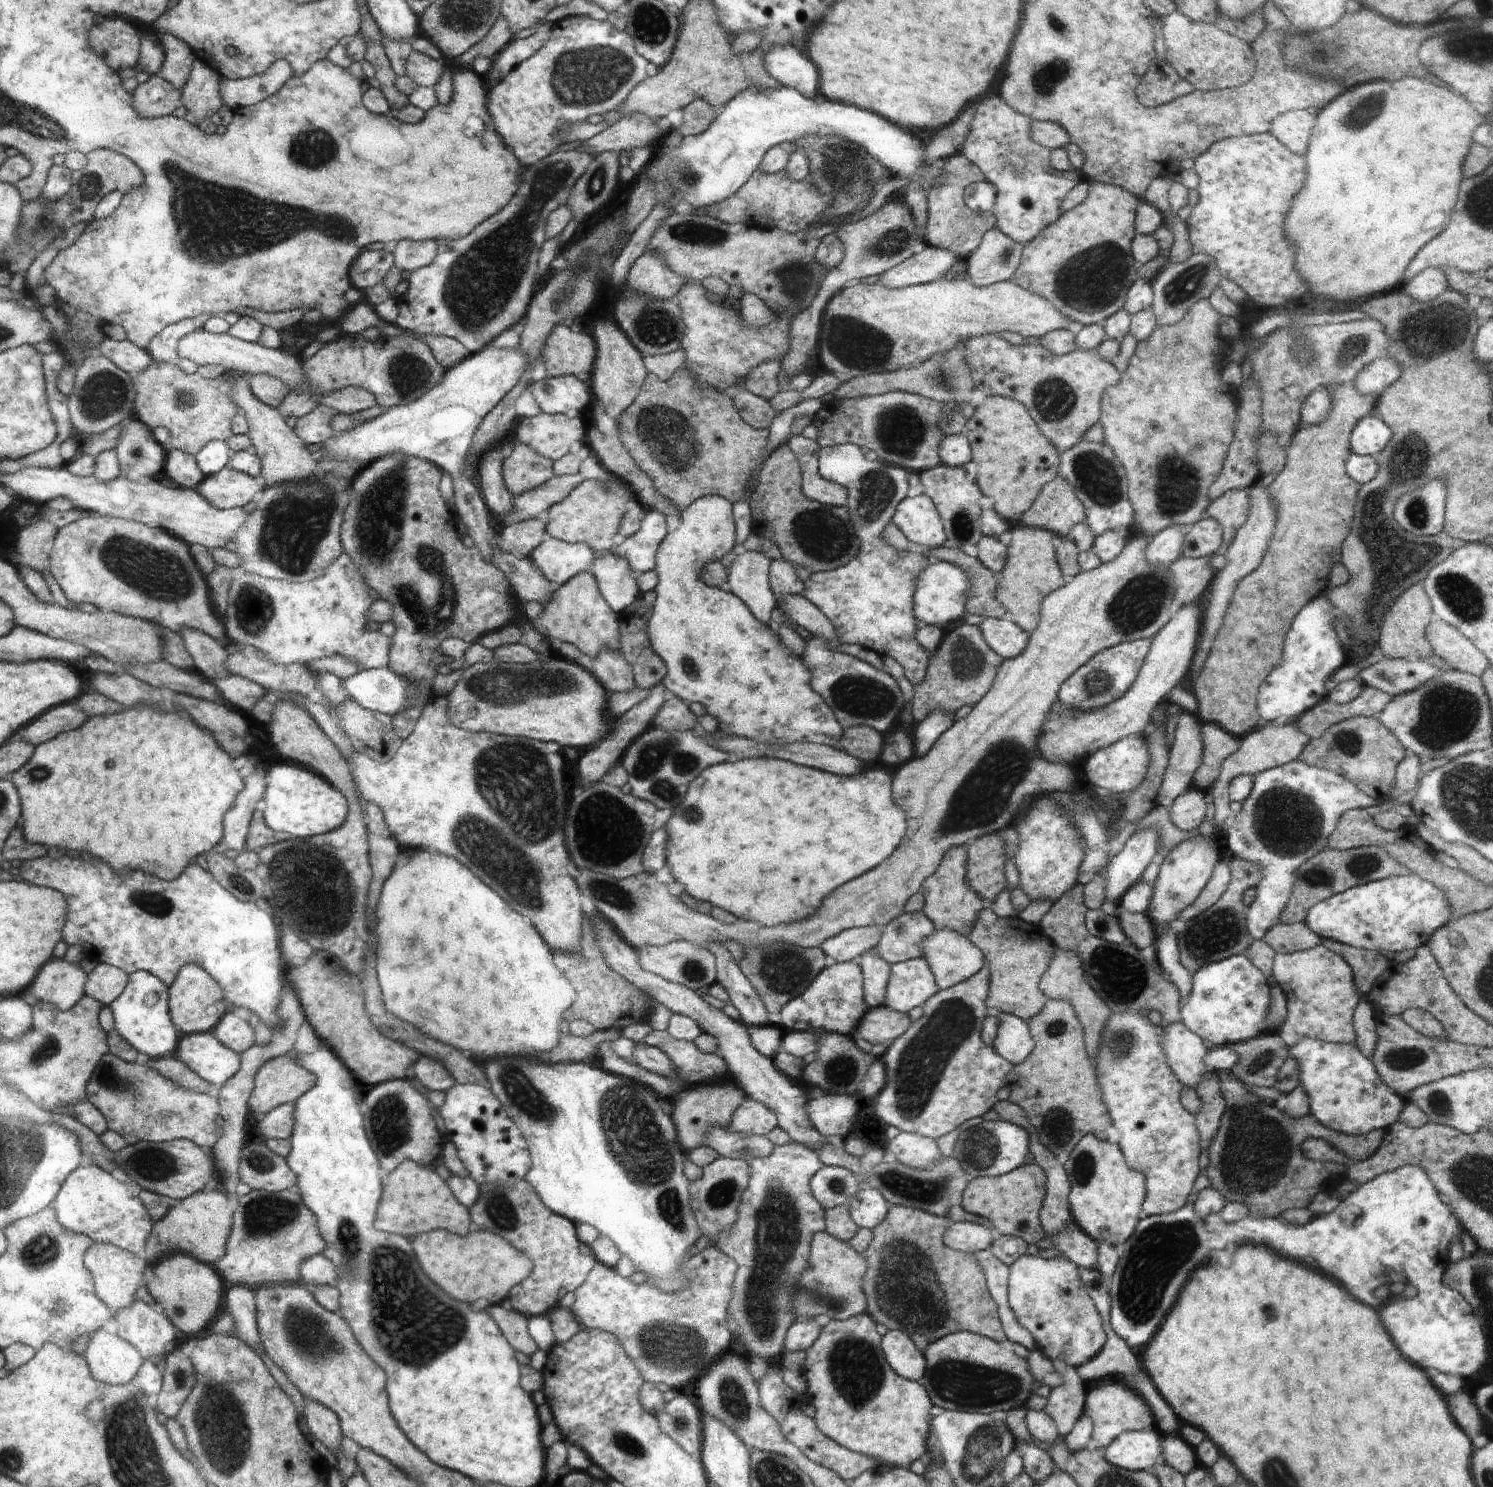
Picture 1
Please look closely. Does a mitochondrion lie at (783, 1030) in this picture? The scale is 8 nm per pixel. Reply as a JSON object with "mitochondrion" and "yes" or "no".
{"mitochondrion":"no"}

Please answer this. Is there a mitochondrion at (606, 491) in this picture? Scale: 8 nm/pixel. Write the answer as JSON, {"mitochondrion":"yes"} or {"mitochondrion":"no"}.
{"mitochondrion":"yes"}

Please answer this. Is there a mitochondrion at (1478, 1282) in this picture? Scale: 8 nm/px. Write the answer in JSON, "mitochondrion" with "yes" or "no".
{"mitochondrion":"no"}

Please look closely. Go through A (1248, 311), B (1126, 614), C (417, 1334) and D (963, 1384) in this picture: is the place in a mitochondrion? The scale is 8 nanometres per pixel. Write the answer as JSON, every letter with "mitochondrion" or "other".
{"A":"other","B":"mitochondrion","C":"mitochondrion","D":"mitochondrion"}

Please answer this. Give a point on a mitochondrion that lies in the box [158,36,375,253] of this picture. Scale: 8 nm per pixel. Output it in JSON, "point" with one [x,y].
{"point":[317,144]}

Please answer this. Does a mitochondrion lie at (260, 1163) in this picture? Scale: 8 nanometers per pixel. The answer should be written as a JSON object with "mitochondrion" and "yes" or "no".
{"mitochondrion":"yes"}

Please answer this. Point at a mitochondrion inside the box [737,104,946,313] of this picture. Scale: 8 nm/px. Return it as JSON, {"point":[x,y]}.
{"point":[846,171]}

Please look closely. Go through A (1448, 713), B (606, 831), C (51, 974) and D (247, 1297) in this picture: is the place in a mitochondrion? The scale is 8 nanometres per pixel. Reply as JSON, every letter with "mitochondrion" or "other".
{"A":"mitochondrion","B":"mitochondrion","C":"other","D":"other"}

